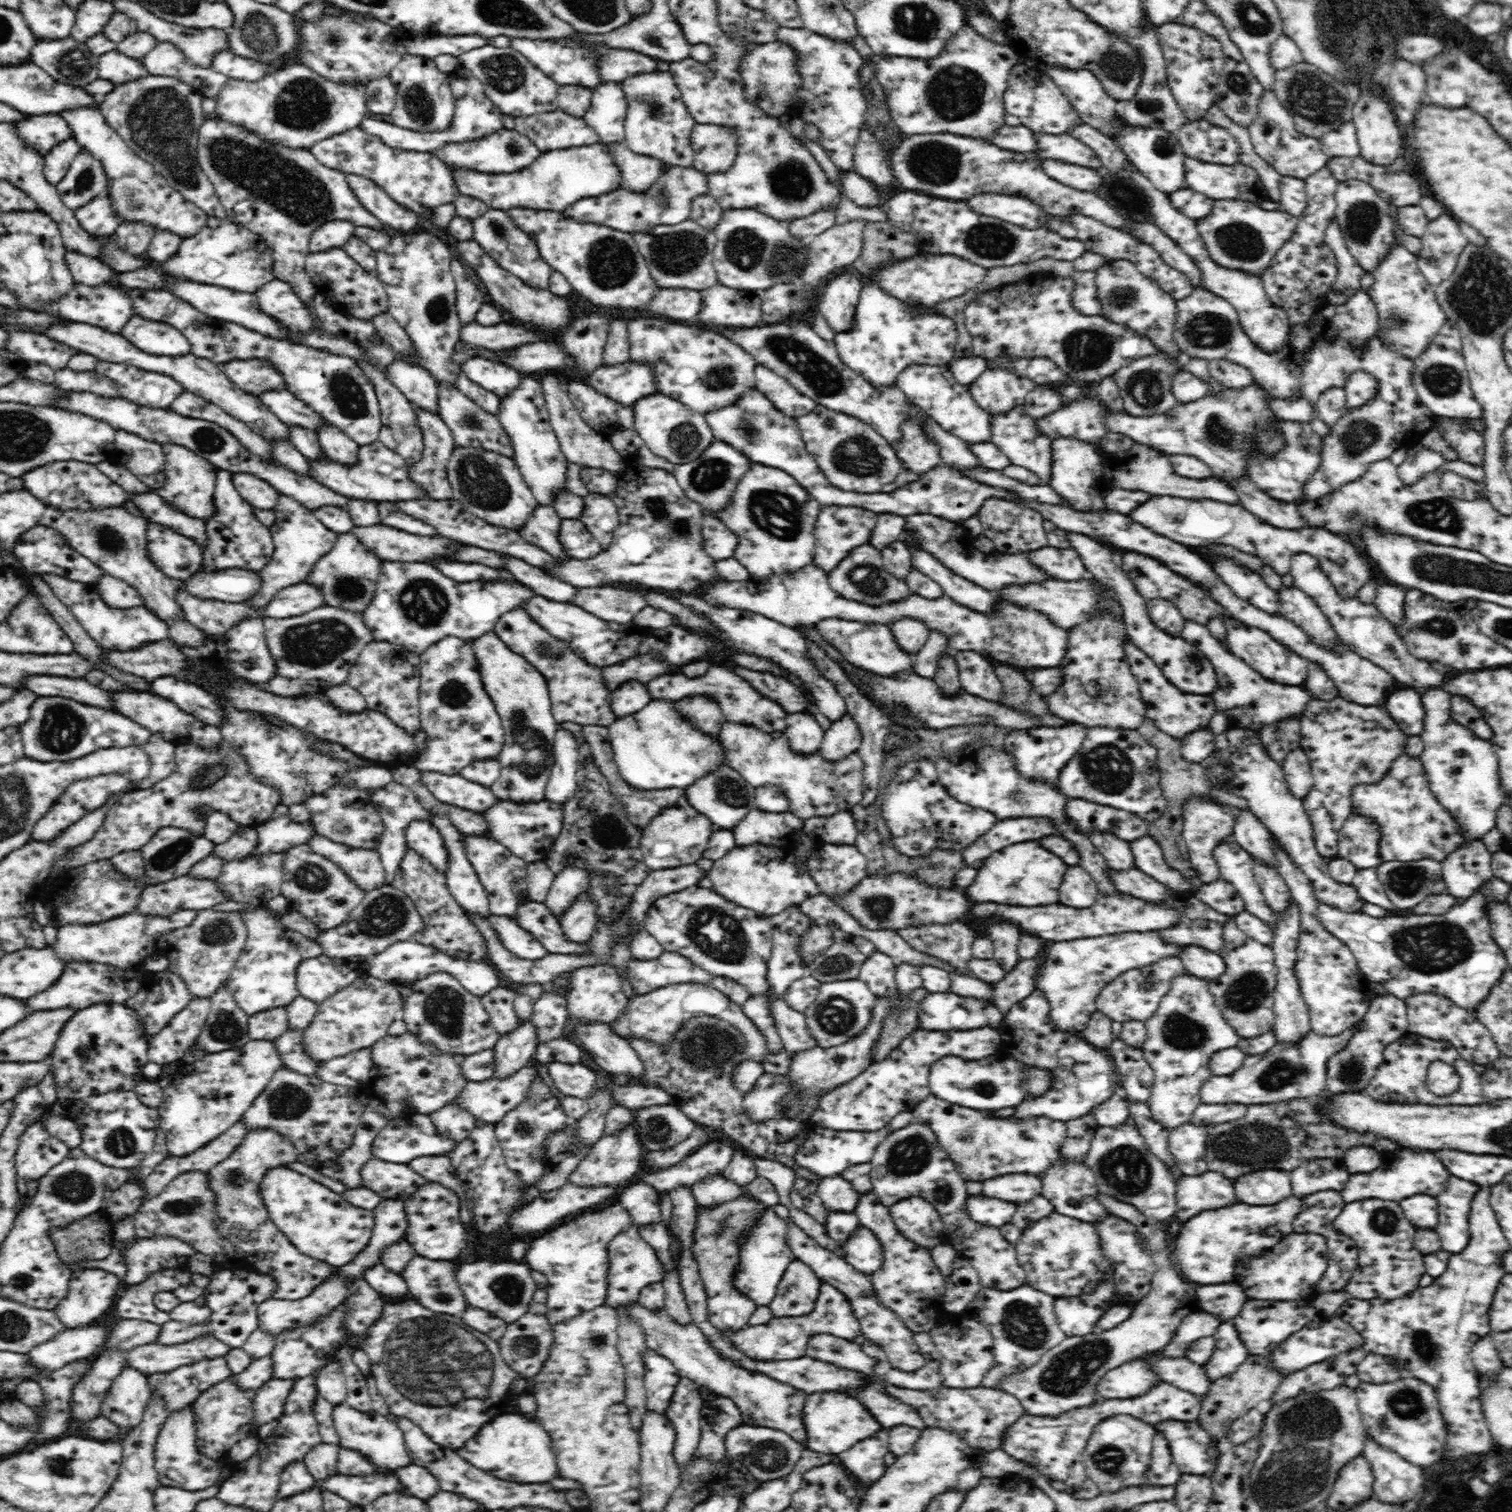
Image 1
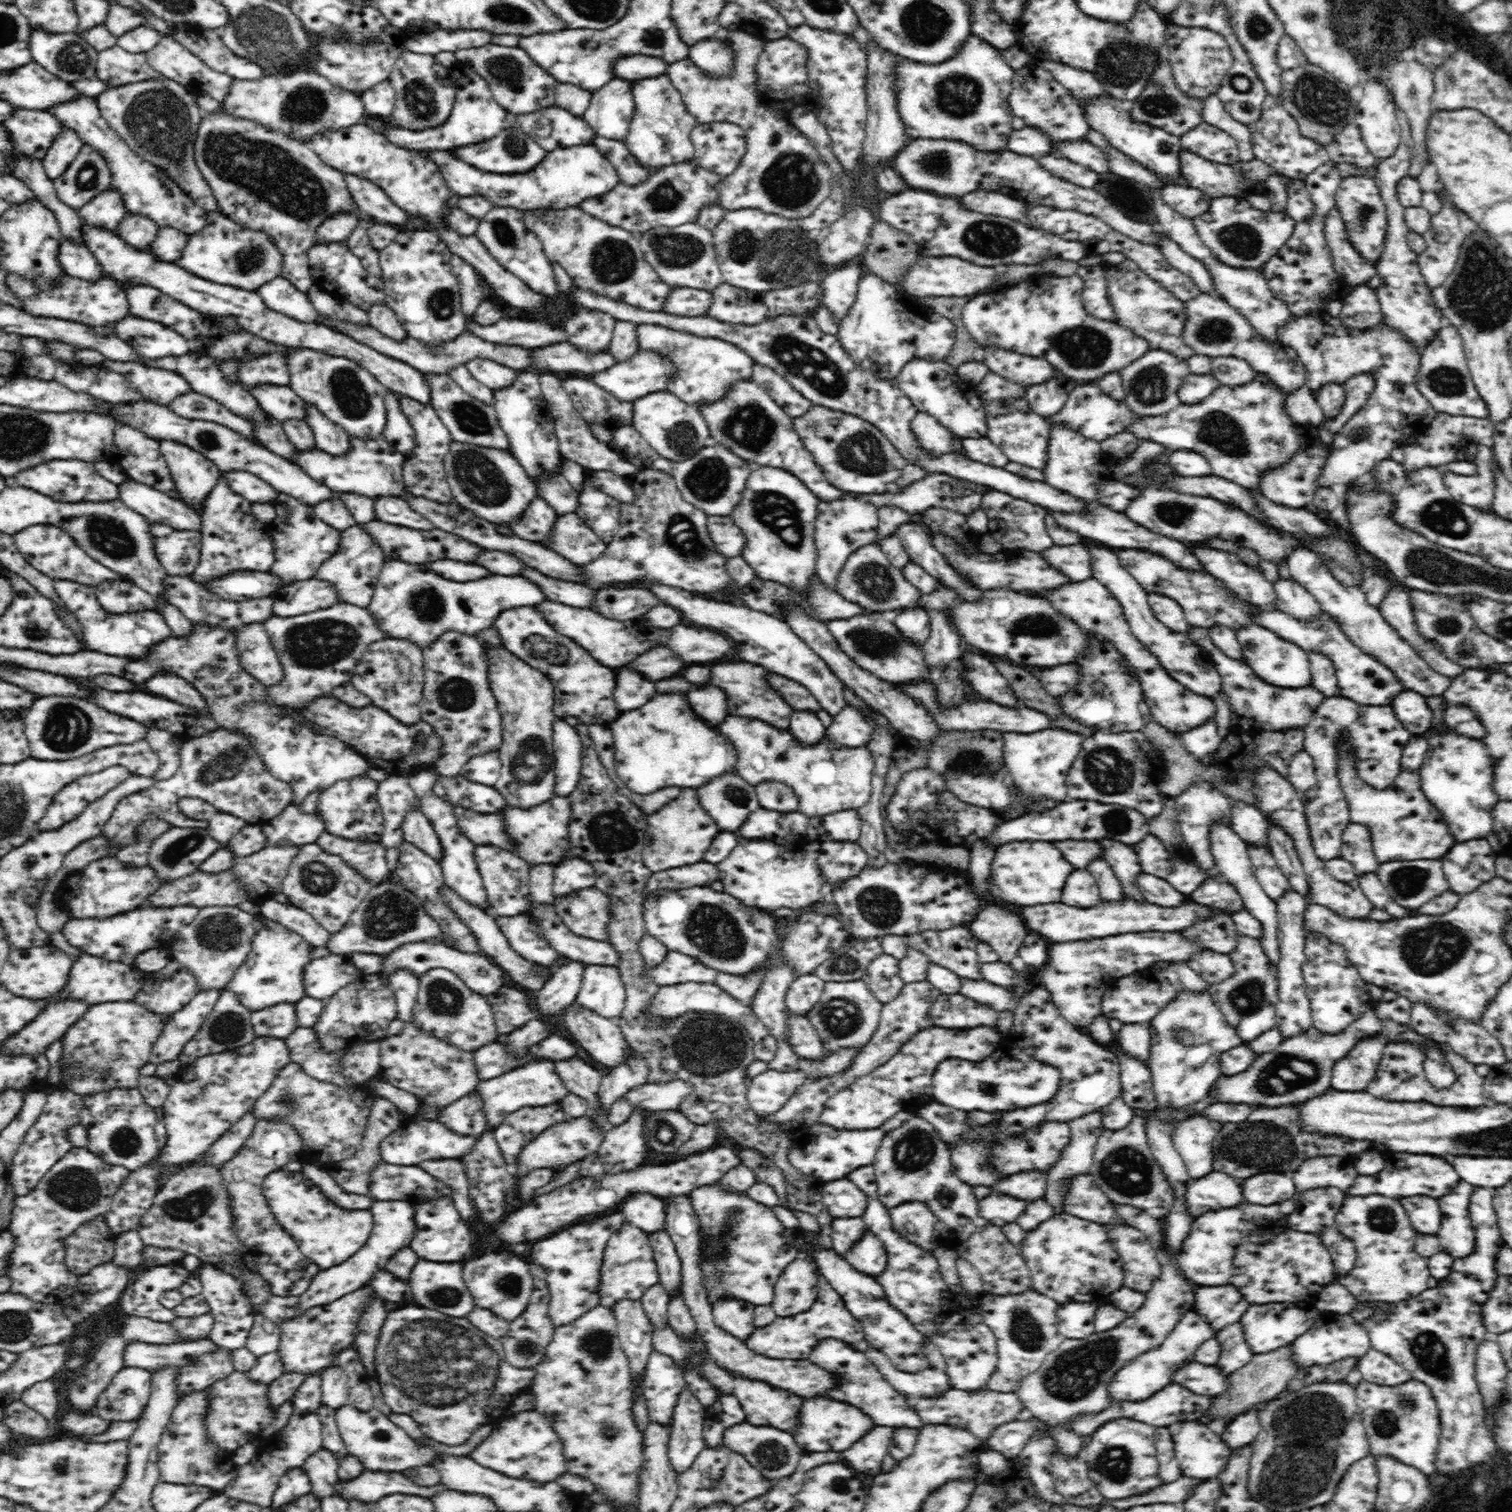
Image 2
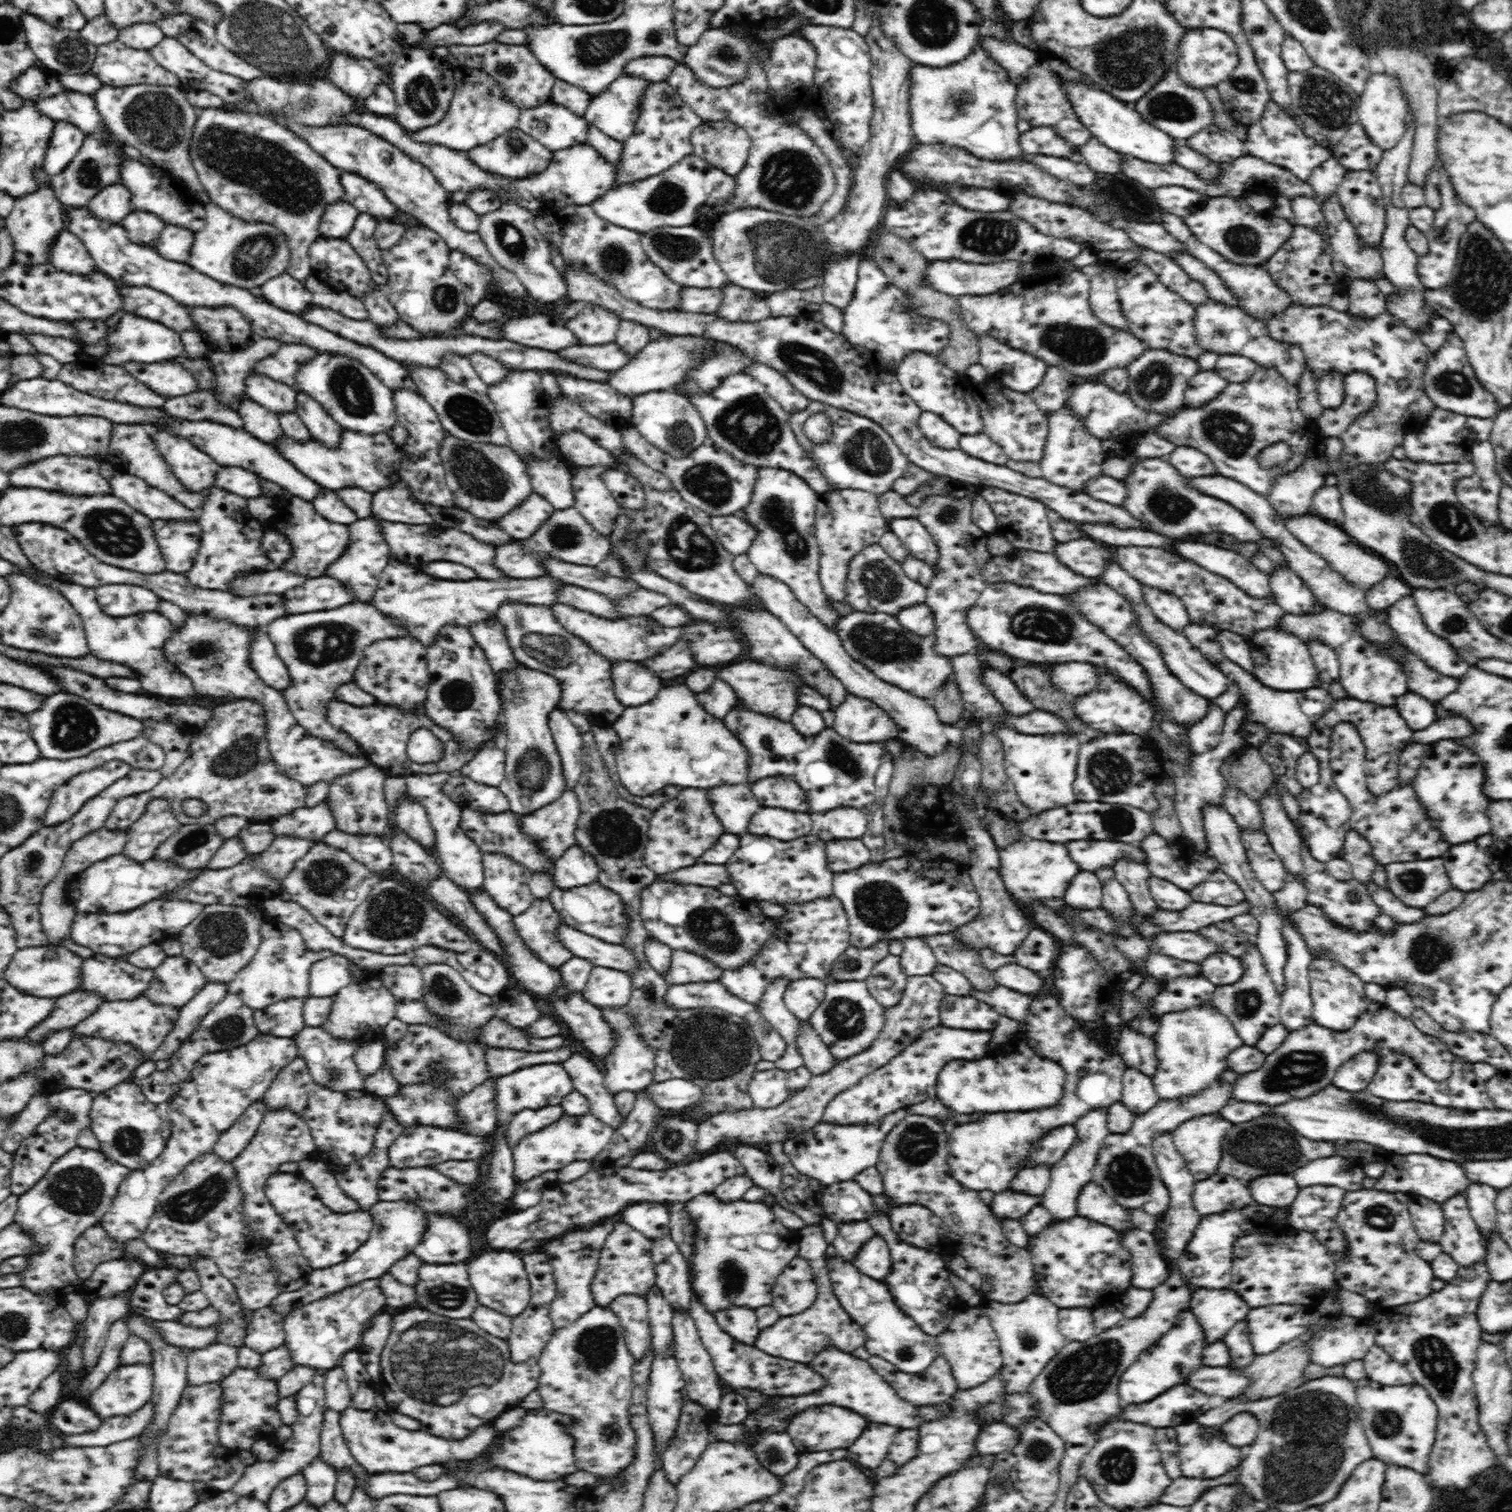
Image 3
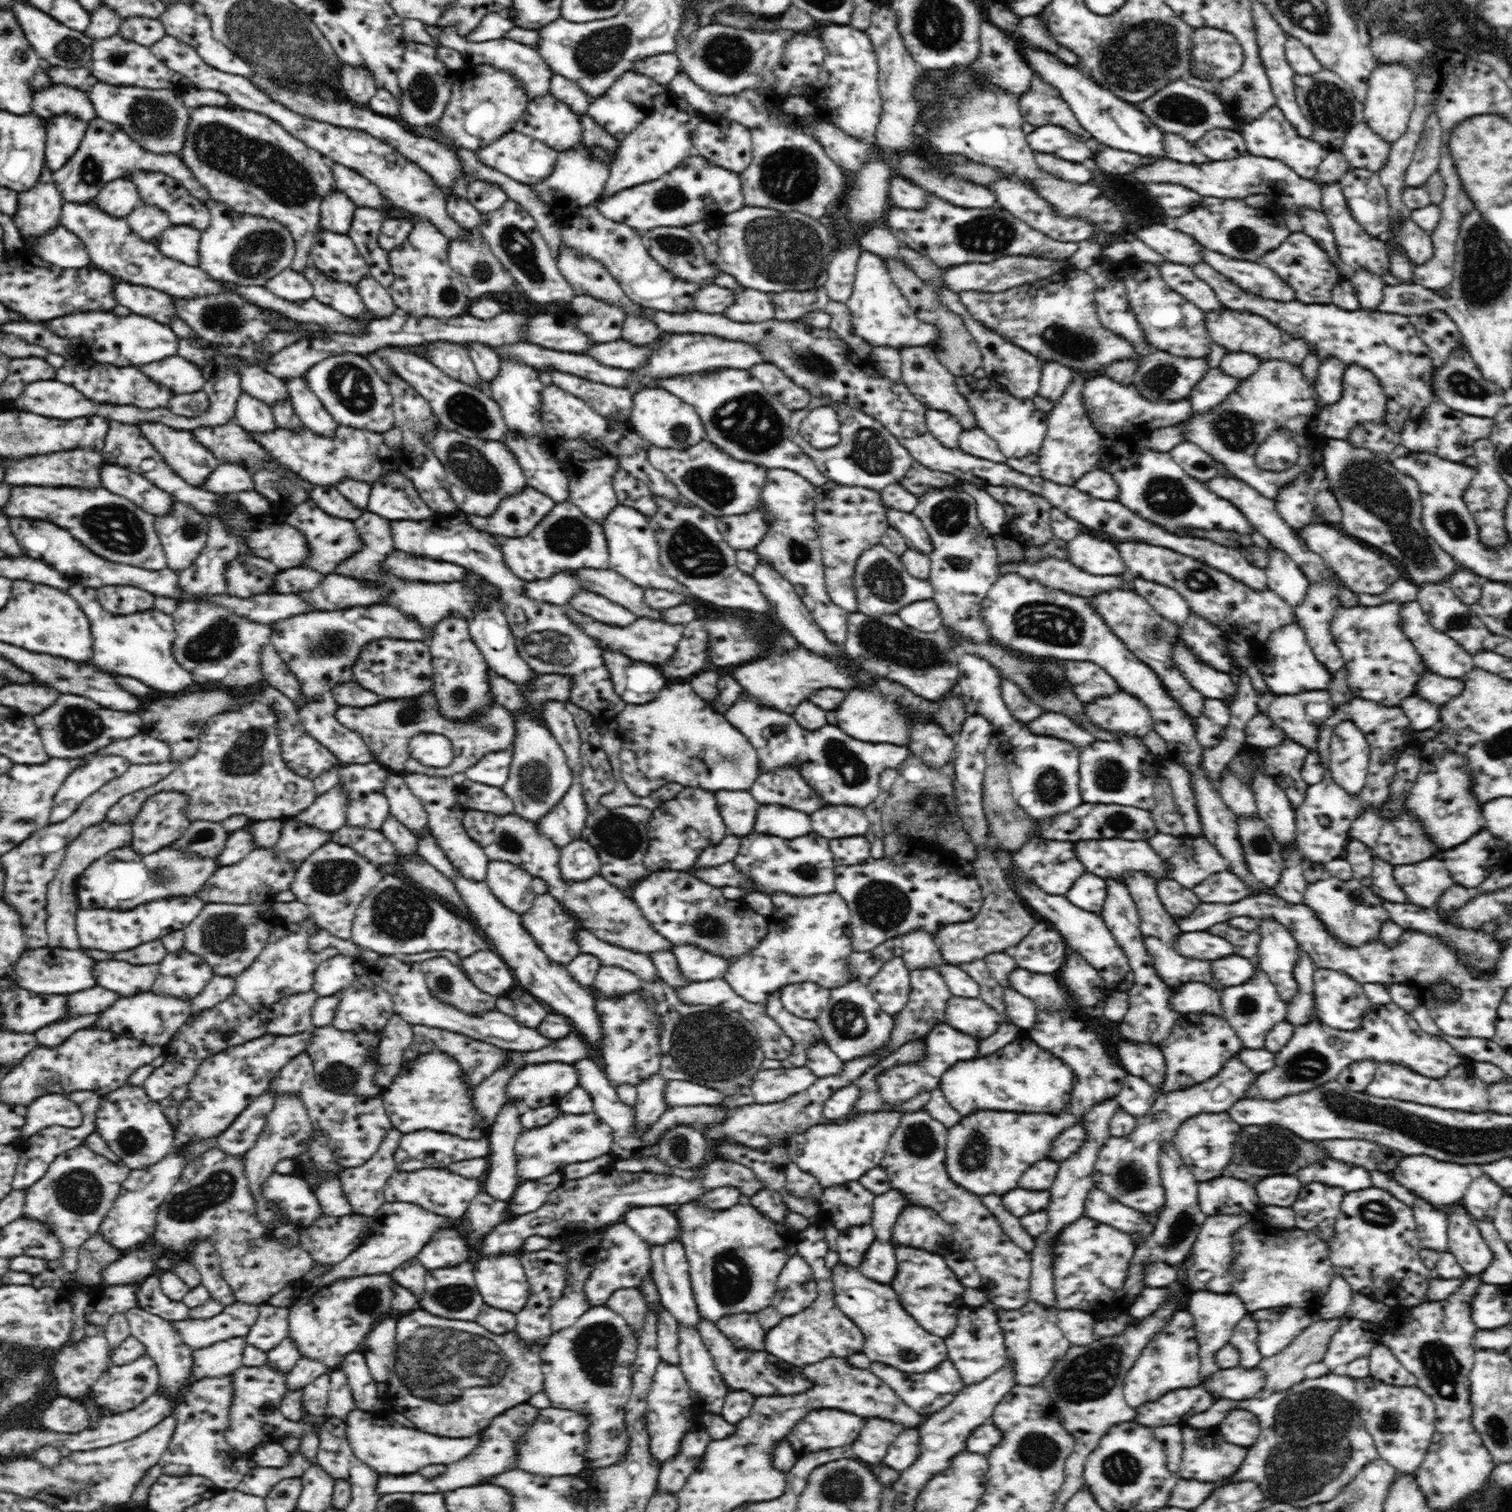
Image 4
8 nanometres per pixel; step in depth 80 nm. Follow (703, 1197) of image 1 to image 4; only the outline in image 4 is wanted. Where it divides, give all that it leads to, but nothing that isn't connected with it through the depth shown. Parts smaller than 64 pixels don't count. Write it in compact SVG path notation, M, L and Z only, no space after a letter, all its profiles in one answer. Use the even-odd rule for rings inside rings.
M693 1201L681 1205L676 1216L700 1316L715 1323L722 1316L756 1314L772 1306L776 1278L786 1262L797 1255L797 1247L790 1244L791 1229L768 1219L752 1204L710 1209Z

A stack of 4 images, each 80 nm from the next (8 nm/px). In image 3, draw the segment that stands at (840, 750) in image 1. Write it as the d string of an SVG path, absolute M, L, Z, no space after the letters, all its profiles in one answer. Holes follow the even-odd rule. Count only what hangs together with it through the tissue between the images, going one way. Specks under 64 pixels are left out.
M849 693L844 698L844 703L834 710L834 715L835 720L832 728L850 742L868 743L898 740L897 736L900 730L896 727L896 723L888 717L886 711L882 711L872 700L867 698Z

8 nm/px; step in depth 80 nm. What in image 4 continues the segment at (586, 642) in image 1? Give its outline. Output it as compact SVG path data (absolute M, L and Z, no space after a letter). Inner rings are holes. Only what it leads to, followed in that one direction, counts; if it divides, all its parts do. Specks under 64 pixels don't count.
M568 605L564 607L566 607L565 613L571 618L571 621L577 624L591 640L594 640L600 649L612 649L612 651L616 649L634 661L664 666L664 663L670 662L670 658L674 656L674 650L682 641L685 625L678 622L668 624L662 620L638 617L631 625L625 627L612 626L598 622L587 614L578 612L574 607Z

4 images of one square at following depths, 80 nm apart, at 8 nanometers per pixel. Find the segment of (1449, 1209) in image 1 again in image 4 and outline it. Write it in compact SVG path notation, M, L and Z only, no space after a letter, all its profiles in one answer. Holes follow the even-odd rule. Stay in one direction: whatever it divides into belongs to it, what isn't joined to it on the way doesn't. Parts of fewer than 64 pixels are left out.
M1462 1200L1451 1204L1447 1221L1447 1251L1456 1256L1456 1261L1463 1268L1464 1274L1482 1274L1494 1258L1493 1252L1480 1234L1474 1219L1468 1215Z

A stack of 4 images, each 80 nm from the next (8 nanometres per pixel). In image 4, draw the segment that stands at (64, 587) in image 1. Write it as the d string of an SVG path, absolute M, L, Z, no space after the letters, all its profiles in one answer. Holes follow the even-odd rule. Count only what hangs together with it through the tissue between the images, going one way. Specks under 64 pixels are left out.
M78 582L65 592L76 600L88 618L92 642L94 642L94 656L92 656L94 664L110 672L114 670L114 674L120 674L120 676L138 678L146 686L156 688L161 693L174 694L174 696L186 693L194 686L190 672L182 668L181 664L176 663L172 655L175 637L172 615L155 608L126 615L110 614L98 602L97 591Z

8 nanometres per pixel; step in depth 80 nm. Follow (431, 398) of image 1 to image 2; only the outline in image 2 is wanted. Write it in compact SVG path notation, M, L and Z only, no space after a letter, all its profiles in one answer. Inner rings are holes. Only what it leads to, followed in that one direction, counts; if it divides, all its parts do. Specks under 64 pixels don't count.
M83 224L83 242L90 252L98 259L107 276L121 280L131 286L136 284L154 286L179 302L184 302L193 310L214 317L232 317L236 319L242 329L264 340L284 345L322 351L332 356L341 356L353 360L368 372L371 372L386 389L392 389L398 396L413 398L422 404L430 404L430 385L422 371L406 364L401 360L386 356L366 344L362 344L352 337L336 331L318 322L298 322L266 307L256 290L242 290L226 284L216 284L204 280L187 270L176 266L173 262L162 262L150 252L134 250L122 241L118 230L98 229Z

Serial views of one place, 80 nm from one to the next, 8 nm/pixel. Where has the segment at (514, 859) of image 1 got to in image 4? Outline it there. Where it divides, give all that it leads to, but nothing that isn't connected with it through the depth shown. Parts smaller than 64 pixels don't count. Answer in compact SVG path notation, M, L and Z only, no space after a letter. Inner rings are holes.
M489 860L486 884L498 900L514 912L524 914L532 908L537 894L532 890L533 876L508 861Z

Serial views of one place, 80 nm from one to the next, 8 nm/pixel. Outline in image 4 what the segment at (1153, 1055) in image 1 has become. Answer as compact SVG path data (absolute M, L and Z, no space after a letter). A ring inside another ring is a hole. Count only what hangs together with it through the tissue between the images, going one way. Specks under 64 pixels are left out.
M1180 1013L1171 1033L1162 1041L1160 1050L1166 1061L1166 1076L1159 1092L1174 1092L1196 1086L1214 1078L1228 1058L1242 1048L1242 1041L1230 1023L1222 1016L1206 1013Z

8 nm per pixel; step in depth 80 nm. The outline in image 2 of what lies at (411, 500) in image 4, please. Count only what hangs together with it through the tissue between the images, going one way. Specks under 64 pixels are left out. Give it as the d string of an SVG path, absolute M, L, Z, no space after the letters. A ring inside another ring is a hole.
M380 496L374 499L374 510L376 518L388 524L406 526L412 530L434 528L426 518L410 508L406 496Z

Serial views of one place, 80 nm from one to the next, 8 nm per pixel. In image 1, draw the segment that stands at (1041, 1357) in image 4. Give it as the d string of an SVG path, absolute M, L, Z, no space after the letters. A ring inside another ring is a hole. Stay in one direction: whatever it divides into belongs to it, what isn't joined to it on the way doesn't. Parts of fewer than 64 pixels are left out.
M1019 1286L1014 1290L1001 1291L983 1287L969 1304L966 1314L981 1322L993 1336L994 1364L982 1379L986 1388L997 1388L1006 1375L1015 1375L1036 1364L1049 1349L1058 1346L1067 1336L1058 1326L1054 1316L1054 1297L1030 1286Z

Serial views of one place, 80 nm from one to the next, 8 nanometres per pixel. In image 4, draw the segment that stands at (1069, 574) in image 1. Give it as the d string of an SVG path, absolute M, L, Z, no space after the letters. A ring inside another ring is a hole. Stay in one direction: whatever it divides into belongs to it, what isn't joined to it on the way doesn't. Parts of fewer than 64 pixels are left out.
M1079 534L1067 541L1067 561L1096 576L1127 574L1114 544L1088 534Z

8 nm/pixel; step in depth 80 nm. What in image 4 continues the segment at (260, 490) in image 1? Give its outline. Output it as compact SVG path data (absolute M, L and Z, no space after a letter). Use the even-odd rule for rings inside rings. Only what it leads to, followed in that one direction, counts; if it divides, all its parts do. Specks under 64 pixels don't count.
M221 462L220 466L206 478L206 482L200 484L200 488L218 495L230 496L236 492L250 492L250 490L254 490L254 479L244 469L244 466L236 463Z

